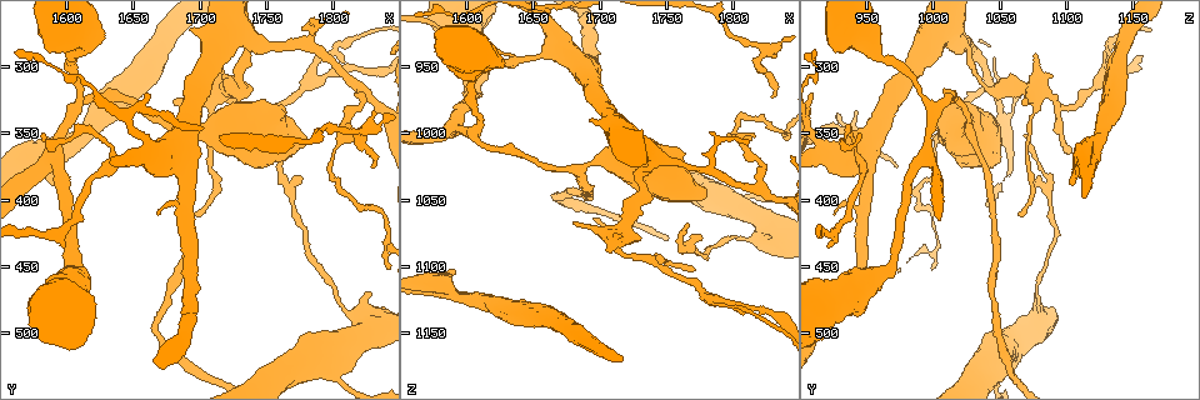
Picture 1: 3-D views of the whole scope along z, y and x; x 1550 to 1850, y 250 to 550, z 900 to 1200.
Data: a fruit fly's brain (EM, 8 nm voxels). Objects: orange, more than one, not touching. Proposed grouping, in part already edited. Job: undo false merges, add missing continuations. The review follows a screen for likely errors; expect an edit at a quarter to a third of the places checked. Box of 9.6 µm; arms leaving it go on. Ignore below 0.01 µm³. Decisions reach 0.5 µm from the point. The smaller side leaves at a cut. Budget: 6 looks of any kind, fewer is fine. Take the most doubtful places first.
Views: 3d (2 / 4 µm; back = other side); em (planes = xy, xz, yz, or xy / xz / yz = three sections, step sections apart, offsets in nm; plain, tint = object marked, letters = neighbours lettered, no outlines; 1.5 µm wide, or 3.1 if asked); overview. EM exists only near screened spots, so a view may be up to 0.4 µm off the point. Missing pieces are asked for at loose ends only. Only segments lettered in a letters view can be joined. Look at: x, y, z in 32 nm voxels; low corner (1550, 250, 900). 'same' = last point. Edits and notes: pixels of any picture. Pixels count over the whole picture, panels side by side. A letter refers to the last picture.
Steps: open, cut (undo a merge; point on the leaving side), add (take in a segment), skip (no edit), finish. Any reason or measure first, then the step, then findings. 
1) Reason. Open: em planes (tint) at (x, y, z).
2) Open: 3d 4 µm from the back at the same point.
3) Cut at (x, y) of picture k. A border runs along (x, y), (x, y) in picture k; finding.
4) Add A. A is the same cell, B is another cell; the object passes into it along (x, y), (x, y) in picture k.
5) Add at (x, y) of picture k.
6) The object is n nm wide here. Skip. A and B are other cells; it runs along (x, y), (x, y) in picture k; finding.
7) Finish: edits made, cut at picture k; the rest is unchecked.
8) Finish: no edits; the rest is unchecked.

Free end. Open: 3d 4 µm at (1828, 468, 1078).

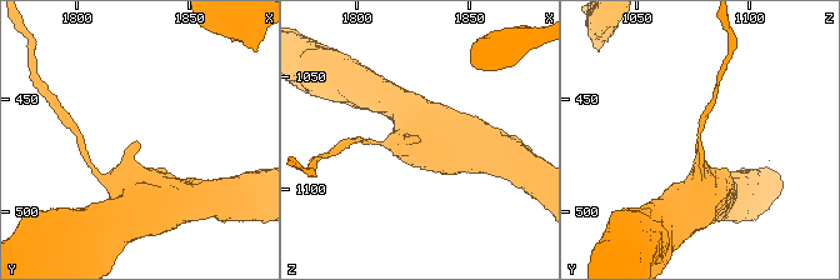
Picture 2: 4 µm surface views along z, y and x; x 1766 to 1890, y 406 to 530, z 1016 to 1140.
Need the tissue. Open: em planes (letters) at (1826, 468, 1077).

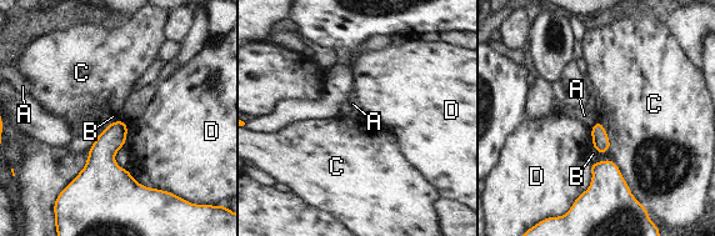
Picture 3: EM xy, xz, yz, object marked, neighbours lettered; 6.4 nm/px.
Skip. A, B, C and D are other cells; a border runs along (119, 119), (108, 125) in picture 3; no lettered segment goes on from it.

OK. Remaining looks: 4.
Thin end. Open: 3d 2 µm at (1830, 376, 972).

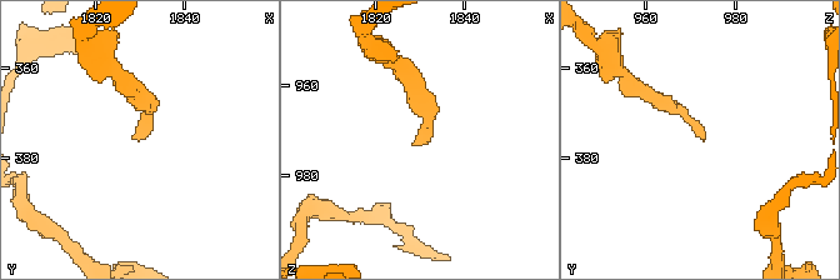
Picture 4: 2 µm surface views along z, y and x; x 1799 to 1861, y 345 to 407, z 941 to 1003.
Open: em planes (plain) at (1828, 375, 972).

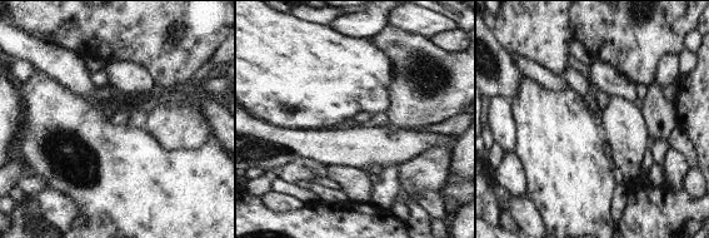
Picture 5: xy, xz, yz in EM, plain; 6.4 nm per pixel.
See the neighbours. Open: em planes (letters) at the same point.

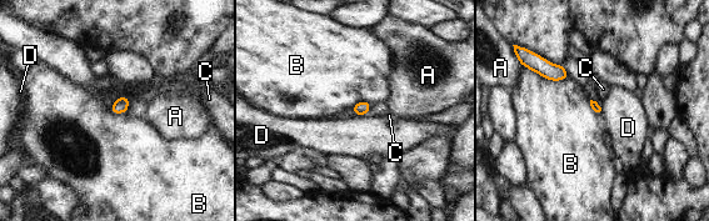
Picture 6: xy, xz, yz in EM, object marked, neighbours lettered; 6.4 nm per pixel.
Skip. A, B, C and D are other cells; a border runs along (525, 66), (547, 79), (568, 78) in picture 6; none of them fits.

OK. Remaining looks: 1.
Finish: no edits; the rest is unchecked.

